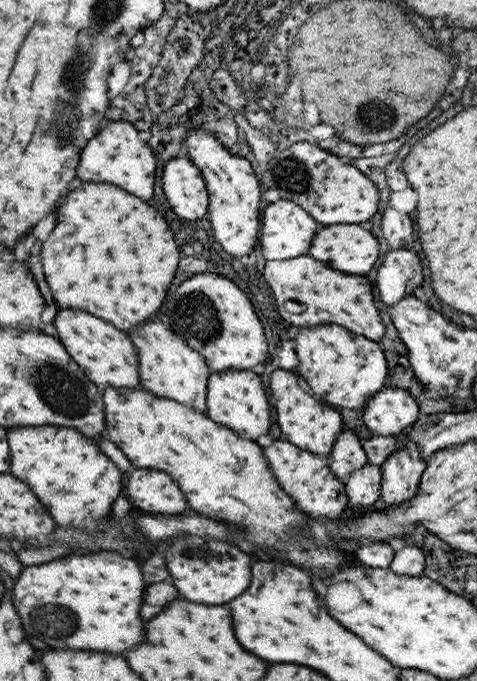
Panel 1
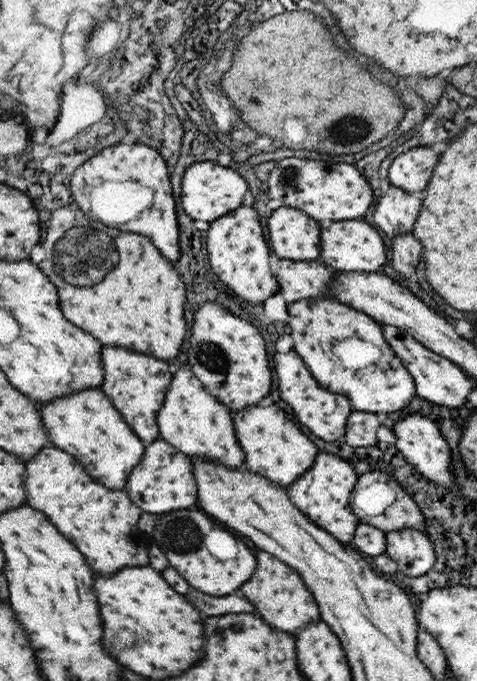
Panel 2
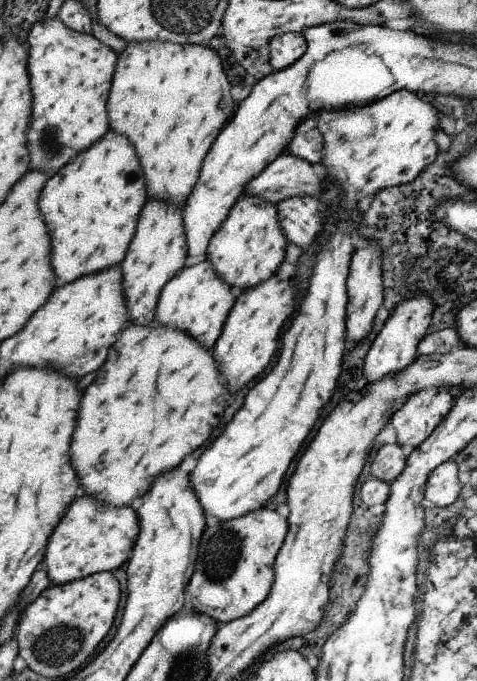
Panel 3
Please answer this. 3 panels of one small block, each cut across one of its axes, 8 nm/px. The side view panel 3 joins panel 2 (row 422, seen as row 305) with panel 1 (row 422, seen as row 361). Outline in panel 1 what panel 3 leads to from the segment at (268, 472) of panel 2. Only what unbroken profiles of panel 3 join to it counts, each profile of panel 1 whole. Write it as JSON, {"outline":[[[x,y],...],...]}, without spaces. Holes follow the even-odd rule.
{"outline":[[[235,370],[235,372],[211,374],[207,416],[213,422],[233,430],[235,434],[241,434],[241,438],[257,440],[259,436],[267,434],[271,426],[271,408],[267,402],[267,394],[259,382],[259,372],[257,370]]]}

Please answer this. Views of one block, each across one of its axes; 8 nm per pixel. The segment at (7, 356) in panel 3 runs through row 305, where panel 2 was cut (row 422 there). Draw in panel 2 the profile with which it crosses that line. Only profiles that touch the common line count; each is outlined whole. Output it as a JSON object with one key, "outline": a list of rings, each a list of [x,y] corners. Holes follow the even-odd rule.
{"outline":[[[101,388],[85,390],[69,398],[59,398],[47,406],[37,406],[37,410],[43,418],[49,440],[53,440],[51,446],[57,446],[59,450],[65,450],[77,458],[85,472],[111,492],[121,492],[127,486],[127,476],[133,474],[139,460],[143,458],[141,454],[145,454],[145,444],[123,420],[121,412],[109,402]]]}

